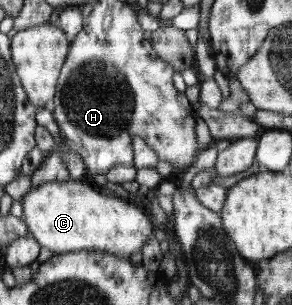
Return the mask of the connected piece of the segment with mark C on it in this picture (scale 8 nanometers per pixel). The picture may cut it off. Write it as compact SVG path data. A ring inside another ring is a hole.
M77 181L32 186L23 198L22 206L28 232L41 247L54 254L103 251L128 260L133 252L141 251L147 241L156 238L151 218L131 201L103 196L96 188Z

